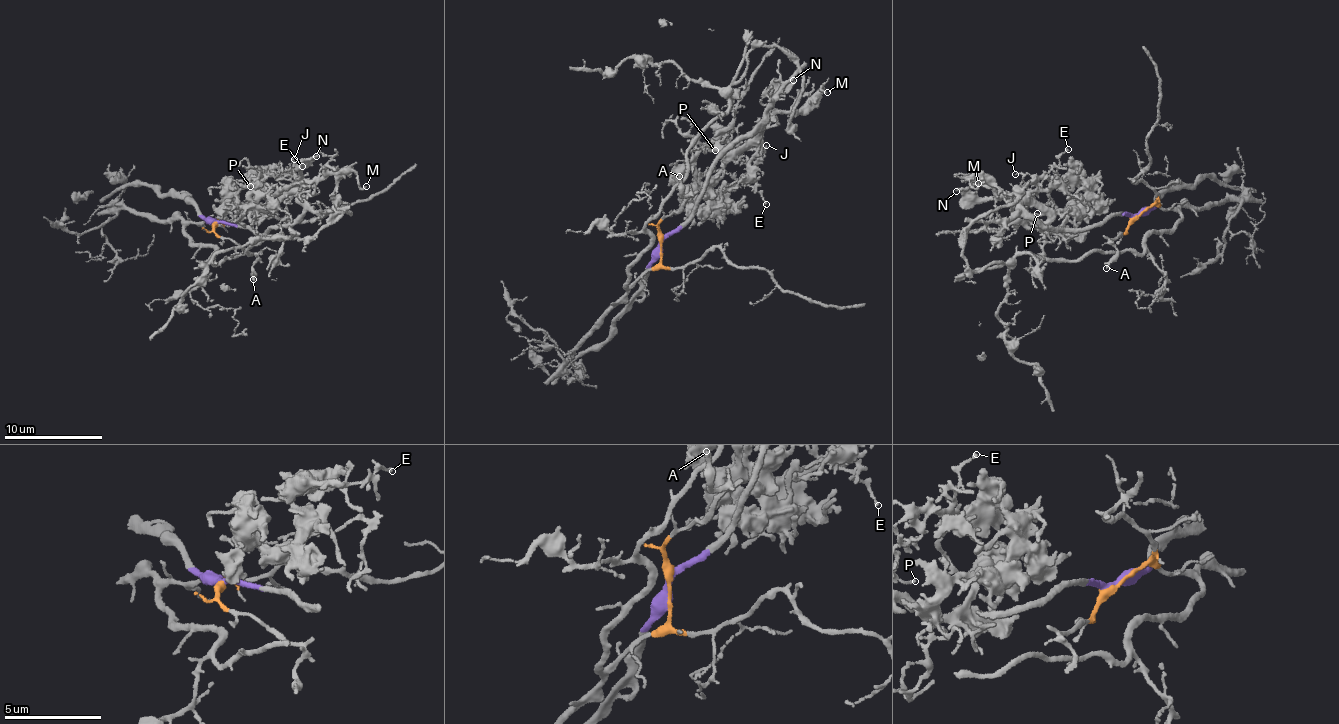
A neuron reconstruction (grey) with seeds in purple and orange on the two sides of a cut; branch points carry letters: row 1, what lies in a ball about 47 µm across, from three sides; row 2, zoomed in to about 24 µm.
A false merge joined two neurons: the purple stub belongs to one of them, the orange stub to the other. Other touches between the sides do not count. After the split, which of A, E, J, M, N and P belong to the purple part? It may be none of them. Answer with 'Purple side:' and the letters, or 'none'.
Purple side: E, J, M, N, P

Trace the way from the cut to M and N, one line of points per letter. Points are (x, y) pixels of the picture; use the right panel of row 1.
M: (1138, 216), (1122, 213), (1087, 227), (1054, 229), (996, 195), (981, 175), (971, 178), (975, 187), (977, 183)
N: (1138, 216), (1122, 213), (1087, 227), (1061, 228), (1042, 222), (1010, 196), (987, 199), (956, 191)

